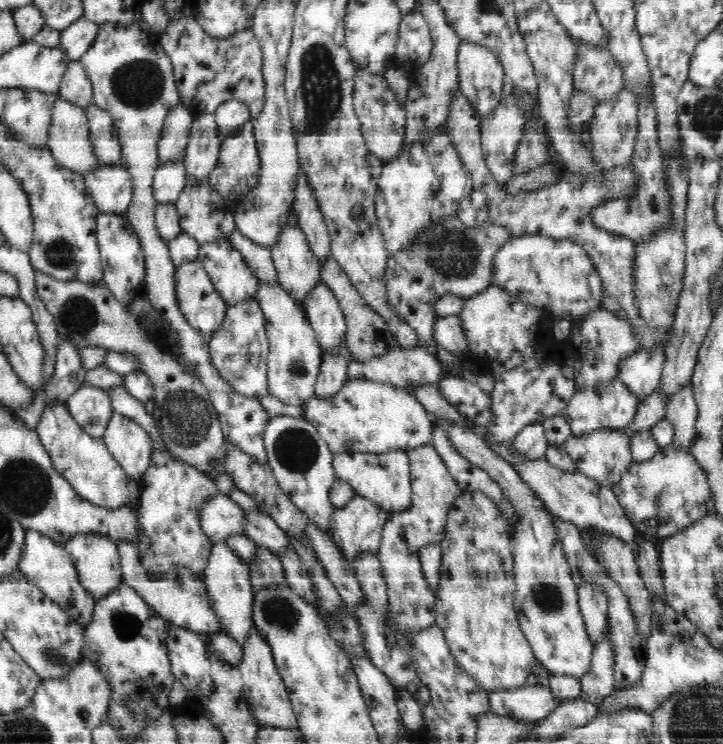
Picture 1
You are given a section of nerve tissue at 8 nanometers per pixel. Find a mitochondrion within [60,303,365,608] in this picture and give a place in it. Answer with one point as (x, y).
(184, 417)

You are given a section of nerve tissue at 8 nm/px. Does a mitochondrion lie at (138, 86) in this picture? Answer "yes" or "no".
yes

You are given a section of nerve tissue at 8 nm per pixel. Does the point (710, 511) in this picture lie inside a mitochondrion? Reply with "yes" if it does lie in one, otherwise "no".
no

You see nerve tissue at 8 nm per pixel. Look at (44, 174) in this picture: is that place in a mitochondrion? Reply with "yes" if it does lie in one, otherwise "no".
no

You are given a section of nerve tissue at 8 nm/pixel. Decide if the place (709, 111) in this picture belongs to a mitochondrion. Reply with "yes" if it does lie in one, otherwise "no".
yes

